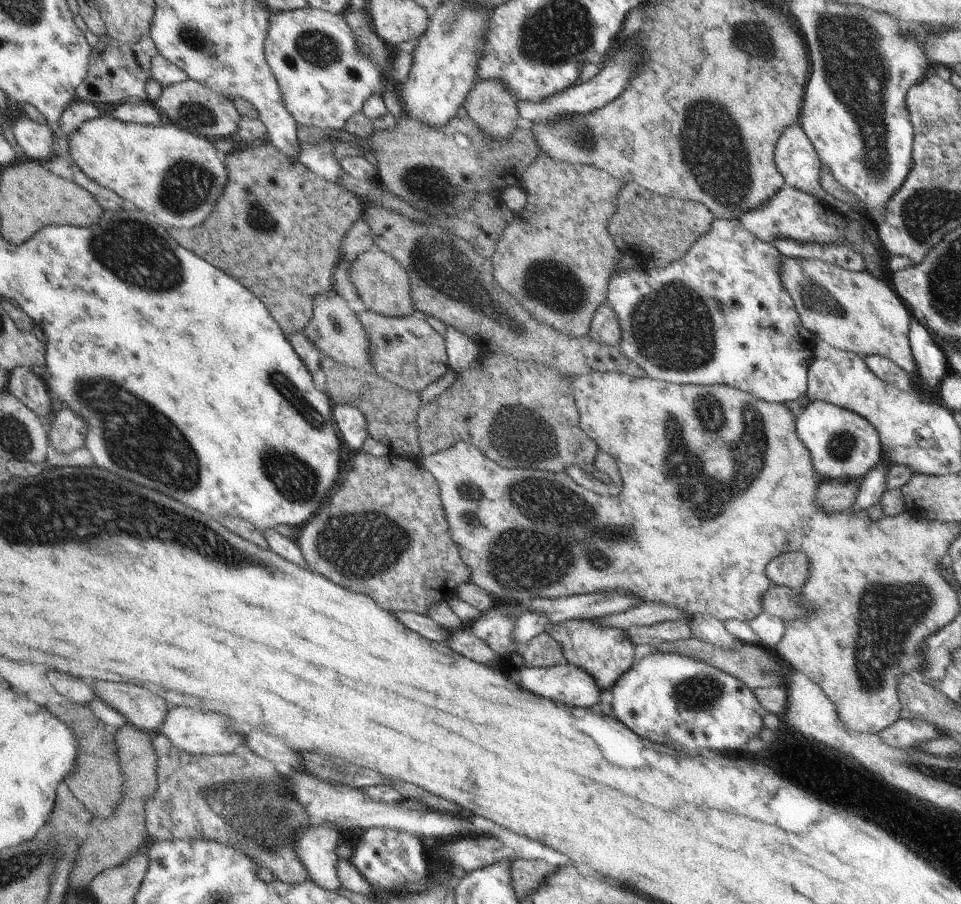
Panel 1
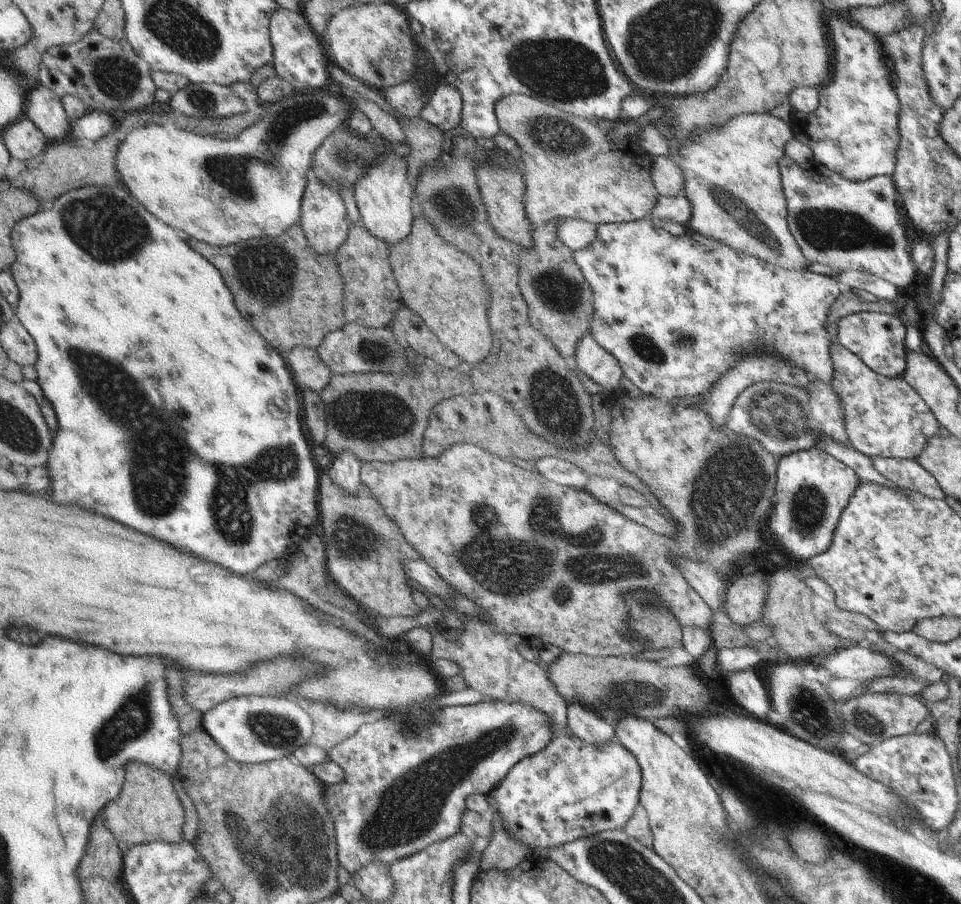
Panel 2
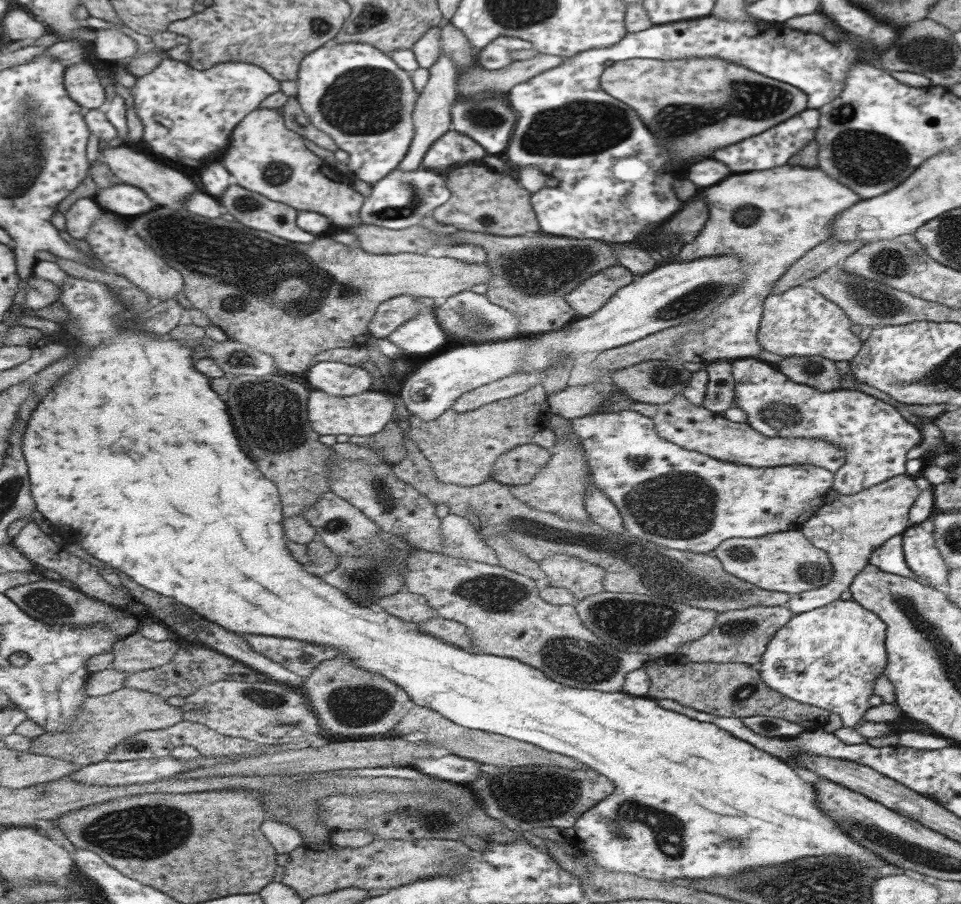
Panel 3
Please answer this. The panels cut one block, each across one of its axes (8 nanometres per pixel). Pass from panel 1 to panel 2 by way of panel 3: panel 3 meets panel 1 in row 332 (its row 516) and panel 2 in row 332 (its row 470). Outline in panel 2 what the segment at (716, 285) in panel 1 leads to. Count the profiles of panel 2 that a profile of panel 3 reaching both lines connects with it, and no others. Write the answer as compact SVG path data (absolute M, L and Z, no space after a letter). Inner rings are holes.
M649 217L628 221L625 223L607 223L595 226L594 241L586 248L572 252L574 263L584 273L589 288L592 289L592 305L595 309L592 314L590 334L597 344L601 345L608 353L612 353L619 361L623 376L630 380L641 392L649 393L654 397L663 399L698 399L710 389L740 359L745 353L755 353L762 348L767 355L777 356L780 362L786 361L789 367L804 370L810 382L824 381L828 383L832 378L832 359L830 347L832 340L828 333L828 314L833 301L841 294L843 288L830 274L810 269L807 271L792 271L769 264L763 259L758 259L750 253L739 252L729 248L711 237L703 236L693 230L685 230L679 236L673 236Z

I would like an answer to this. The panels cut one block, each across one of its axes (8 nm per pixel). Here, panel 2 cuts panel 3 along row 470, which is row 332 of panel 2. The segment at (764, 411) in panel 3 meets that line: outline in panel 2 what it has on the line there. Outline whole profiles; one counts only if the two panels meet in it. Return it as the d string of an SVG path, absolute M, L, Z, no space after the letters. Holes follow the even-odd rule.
M861 311L849 313L841 318L836 324L835 342L860 357L873 372L886 377L900 377L905 371L906 352L903 352L903 336L905 328L901 326L895 315Z

